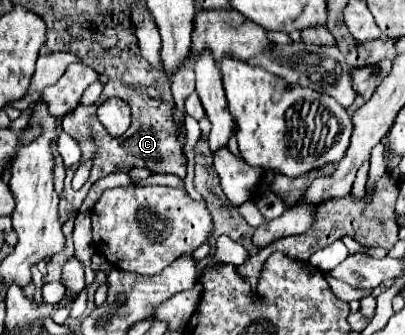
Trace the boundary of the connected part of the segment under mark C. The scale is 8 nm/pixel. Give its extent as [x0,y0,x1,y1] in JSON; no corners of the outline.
[60,80,186,222]

